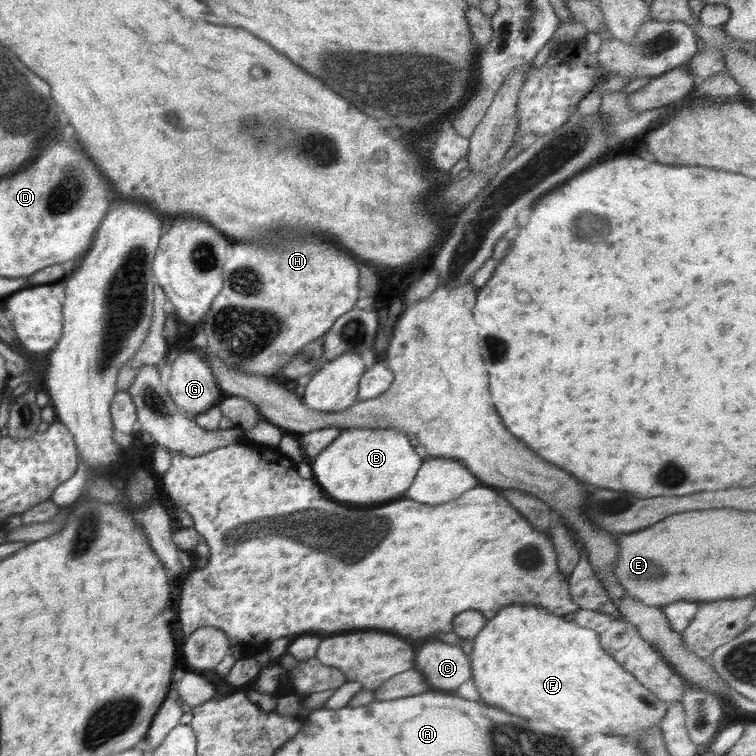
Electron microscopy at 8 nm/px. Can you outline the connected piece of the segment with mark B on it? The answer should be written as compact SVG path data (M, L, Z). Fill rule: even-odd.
M390 428L342 429L336 440L309 460L312 478L338 502L378 504L403 498L423 463L408 437Z

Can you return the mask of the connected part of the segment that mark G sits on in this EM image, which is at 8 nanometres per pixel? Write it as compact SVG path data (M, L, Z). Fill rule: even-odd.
M196 350L172 355L170 372L166 387L183 412L196 416L224 400L211 368Z

